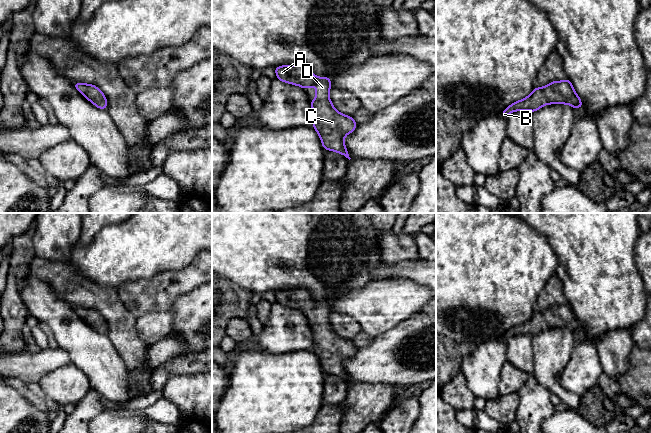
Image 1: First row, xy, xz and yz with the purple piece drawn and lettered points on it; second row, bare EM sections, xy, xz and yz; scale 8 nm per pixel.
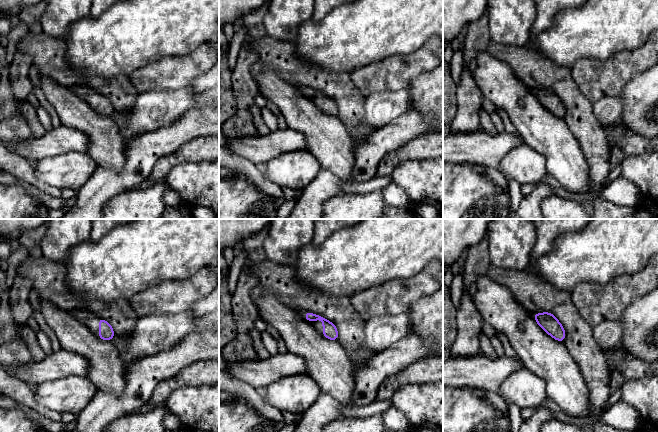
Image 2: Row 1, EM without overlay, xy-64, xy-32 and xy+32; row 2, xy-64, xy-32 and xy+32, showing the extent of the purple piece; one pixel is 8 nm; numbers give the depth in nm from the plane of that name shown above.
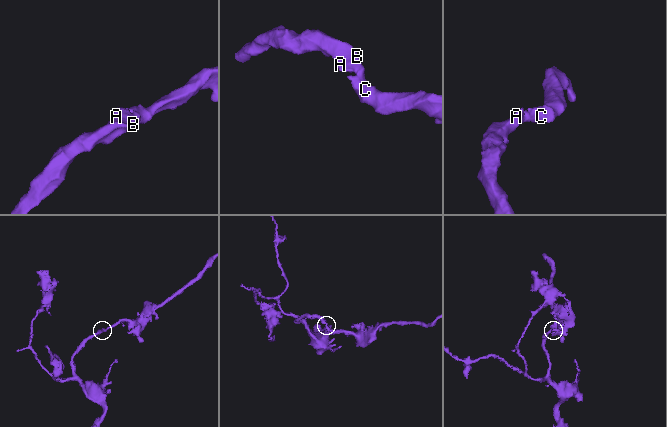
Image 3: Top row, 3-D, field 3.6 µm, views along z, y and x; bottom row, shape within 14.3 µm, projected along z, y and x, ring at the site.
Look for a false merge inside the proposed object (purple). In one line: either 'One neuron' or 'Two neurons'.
One neuron

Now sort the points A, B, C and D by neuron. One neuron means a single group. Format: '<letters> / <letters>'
A B C D

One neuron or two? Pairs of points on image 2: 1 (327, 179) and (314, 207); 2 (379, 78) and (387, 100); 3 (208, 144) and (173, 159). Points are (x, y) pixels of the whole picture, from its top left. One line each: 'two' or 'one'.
1: one
2: two
3: one

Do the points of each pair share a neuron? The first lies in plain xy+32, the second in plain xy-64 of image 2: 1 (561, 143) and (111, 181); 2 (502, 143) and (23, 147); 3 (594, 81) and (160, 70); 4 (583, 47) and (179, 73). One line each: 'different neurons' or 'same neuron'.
1: different neurons
2: same neuron
3: same neuron
4: different neurons

